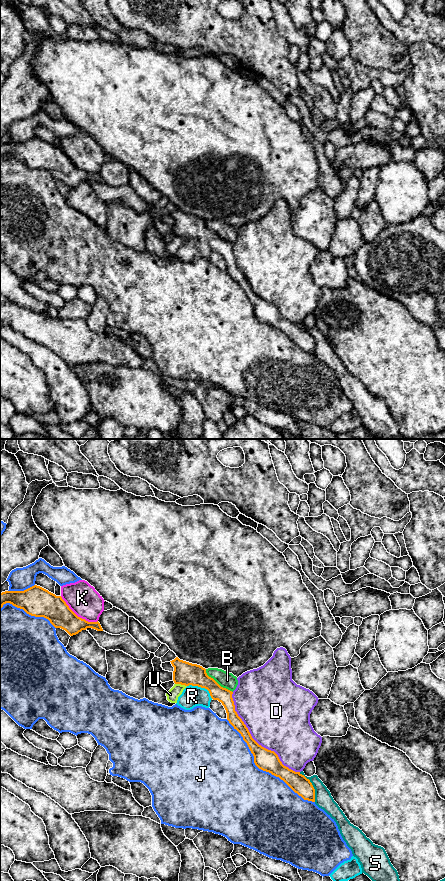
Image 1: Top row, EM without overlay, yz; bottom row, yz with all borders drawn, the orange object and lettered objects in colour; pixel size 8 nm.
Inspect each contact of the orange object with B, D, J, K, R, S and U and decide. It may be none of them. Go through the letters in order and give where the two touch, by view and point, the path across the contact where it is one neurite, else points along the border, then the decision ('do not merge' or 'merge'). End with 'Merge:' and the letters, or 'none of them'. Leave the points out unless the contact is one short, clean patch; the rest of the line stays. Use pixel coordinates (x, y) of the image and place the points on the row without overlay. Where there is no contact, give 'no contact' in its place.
B: contact yz (216, 234); do not merge
D: contact yz (254, 292); do not merge
J: contact yz (262, 321); do not merge
K: contact yz (77, 168); do not merge
R: contact yz (201, 239); do not merge
S: contact yz (312, 338); do not merge
U: contact yz (181, 236); do not merge
Merge: none of them

